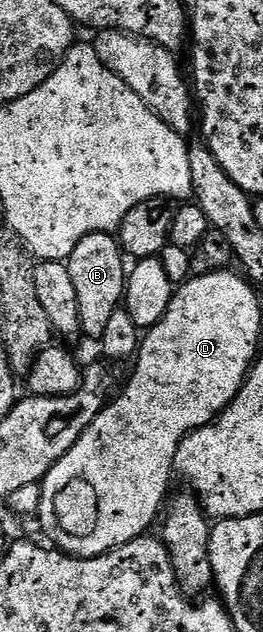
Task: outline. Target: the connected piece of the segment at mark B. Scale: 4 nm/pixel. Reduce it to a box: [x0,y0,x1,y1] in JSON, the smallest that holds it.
[67,233,128,339]

